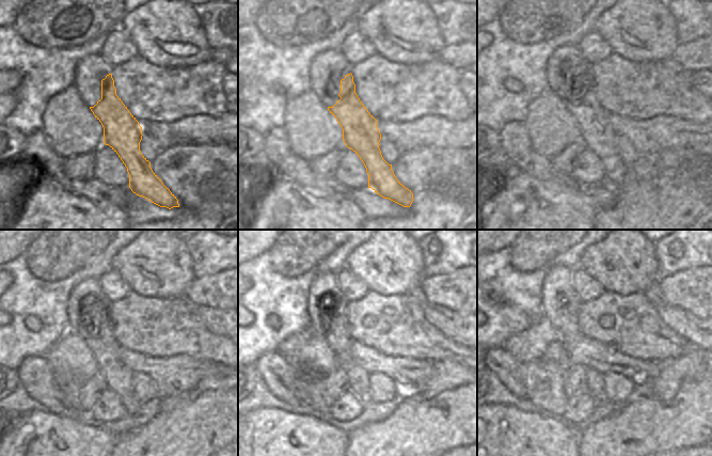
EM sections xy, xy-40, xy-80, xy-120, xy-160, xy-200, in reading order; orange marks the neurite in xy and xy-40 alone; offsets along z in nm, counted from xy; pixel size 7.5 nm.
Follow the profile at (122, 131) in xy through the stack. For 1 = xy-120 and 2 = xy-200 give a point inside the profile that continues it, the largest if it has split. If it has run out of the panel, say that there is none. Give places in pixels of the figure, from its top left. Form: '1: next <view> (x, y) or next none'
1: next xy-120 (105, 347)
2: next xy-200 (562, 304)

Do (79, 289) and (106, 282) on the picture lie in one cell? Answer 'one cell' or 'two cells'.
two cells

